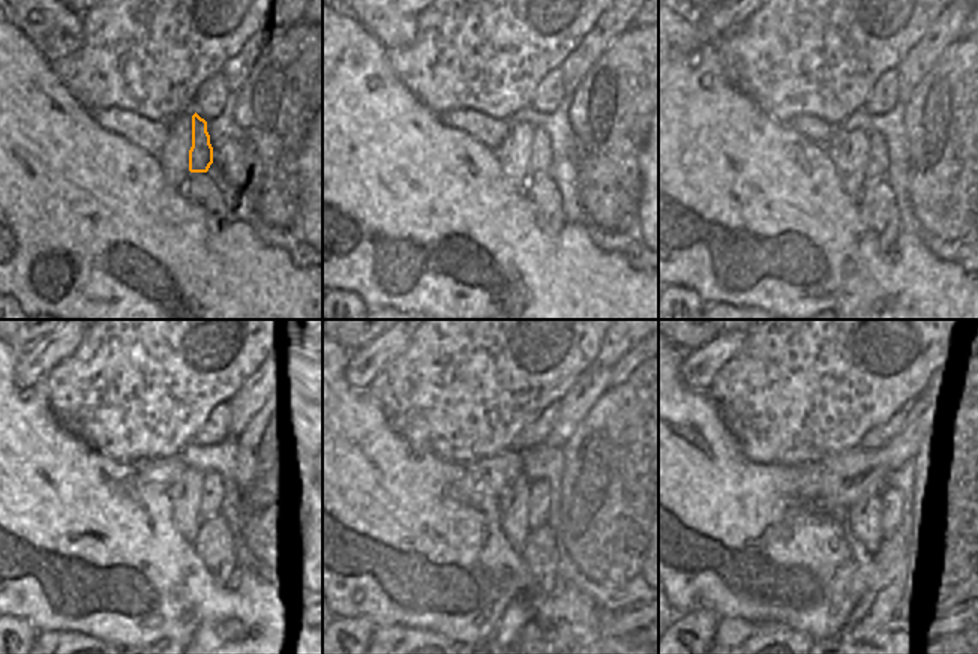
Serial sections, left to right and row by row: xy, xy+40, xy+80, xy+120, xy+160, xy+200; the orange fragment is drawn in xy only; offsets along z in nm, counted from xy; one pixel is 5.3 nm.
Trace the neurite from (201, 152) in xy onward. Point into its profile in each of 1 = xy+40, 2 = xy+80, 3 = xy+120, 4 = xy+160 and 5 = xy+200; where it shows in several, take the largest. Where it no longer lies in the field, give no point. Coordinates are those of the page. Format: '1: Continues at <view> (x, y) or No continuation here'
1: Continues at xy+40 (540, 161)
2: Continues at xy+80 (878, 155)
3: Continues at xy+120 (212, 491)
4: Continues at xy+160 (542, 491)
5: Continues at xy+200 (875, 507).

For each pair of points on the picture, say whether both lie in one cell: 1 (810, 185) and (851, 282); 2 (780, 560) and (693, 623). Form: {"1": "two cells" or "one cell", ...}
{"1": "one cell", "2": "two cells"}

